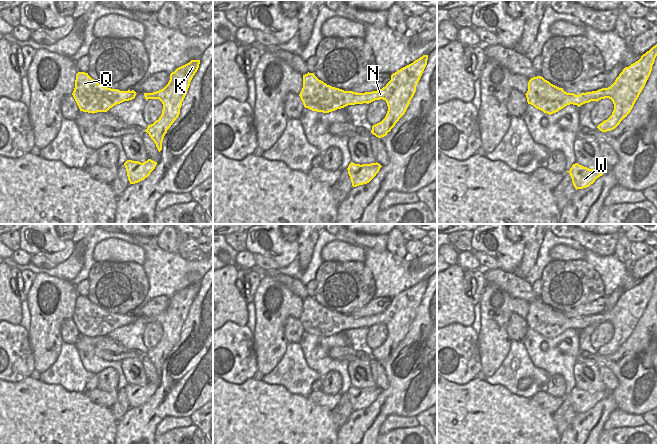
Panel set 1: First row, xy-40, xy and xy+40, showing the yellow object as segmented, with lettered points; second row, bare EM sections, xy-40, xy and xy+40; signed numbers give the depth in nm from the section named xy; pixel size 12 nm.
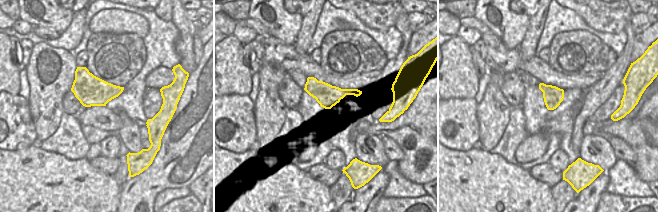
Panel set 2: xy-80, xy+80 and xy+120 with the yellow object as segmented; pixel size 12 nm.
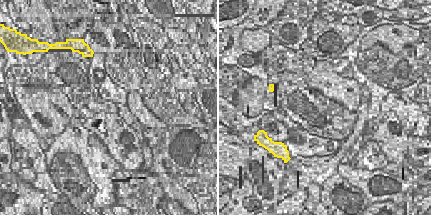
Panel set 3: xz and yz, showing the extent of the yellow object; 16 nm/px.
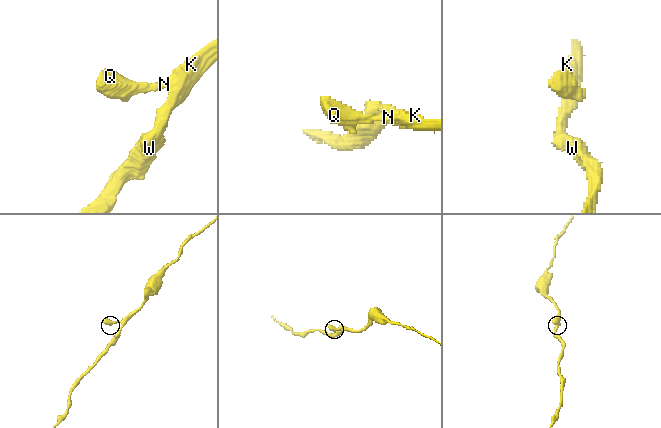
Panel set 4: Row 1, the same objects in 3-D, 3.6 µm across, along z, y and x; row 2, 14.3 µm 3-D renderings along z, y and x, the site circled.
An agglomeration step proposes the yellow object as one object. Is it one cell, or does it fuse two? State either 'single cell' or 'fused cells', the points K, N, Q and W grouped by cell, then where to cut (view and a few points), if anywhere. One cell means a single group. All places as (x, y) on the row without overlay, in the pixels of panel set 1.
single cell; K N Q W; no cut

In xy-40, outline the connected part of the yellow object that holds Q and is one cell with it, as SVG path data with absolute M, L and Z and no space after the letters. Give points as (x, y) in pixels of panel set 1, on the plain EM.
M88 297L76 298L72 317L80 335L88 337L107 336L113 330L135 322L136 316L107 312L92 303Z

